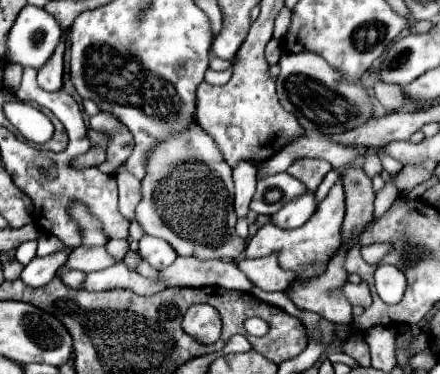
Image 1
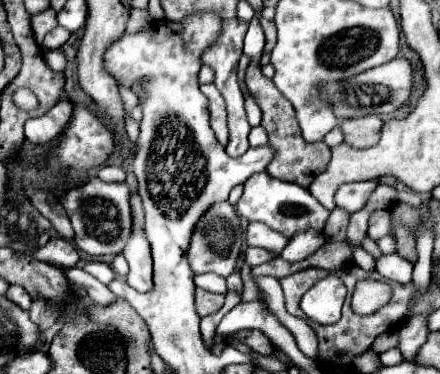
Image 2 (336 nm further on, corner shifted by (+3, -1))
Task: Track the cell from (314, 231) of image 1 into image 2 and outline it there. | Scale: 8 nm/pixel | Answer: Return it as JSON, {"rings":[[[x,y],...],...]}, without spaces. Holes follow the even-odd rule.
{"rings":[[[368,180],[368,182],[352,182],[352,184],[342,184],[336,192],[336,208],[346,210],[348,214],[360,210],[368,198],[368,194],[378,186],[378,180]]]}

